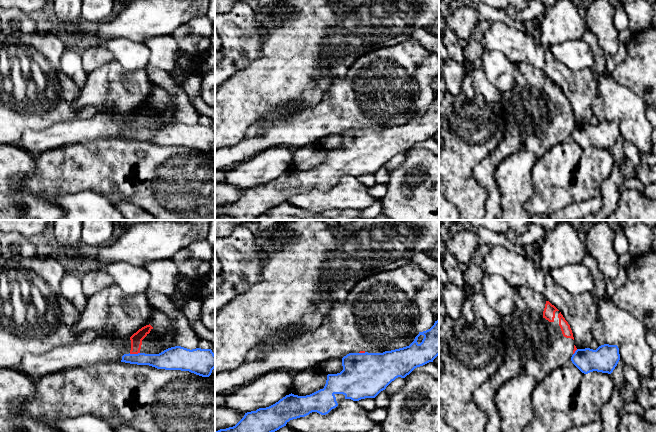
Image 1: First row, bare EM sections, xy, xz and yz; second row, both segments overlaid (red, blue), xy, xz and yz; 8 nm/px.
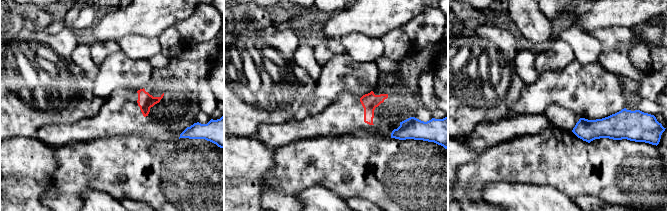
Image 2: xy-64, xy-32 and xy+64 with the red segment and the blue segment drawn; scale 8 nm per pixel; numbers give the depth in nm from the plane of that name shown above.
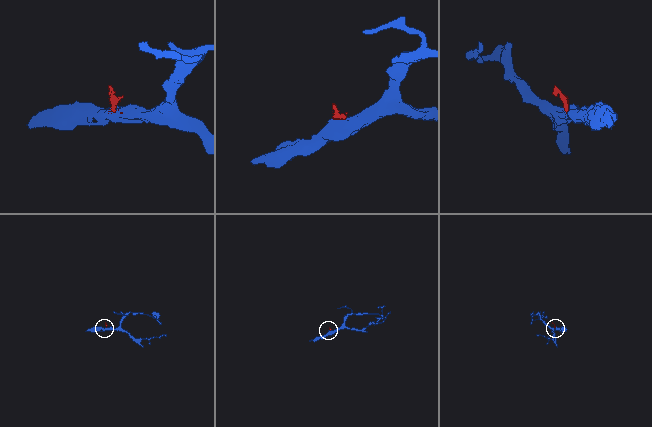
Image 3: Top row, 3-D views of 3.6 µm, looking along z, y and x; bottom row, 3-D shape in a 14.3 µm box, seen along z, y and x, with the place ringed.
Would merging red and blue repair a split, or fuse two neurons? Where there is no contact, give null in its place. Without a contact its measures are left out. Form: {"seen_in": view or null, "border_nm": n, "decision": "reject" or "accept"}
{"seen_in": "xy", "border_nm": 90, "decision": "reject"}

